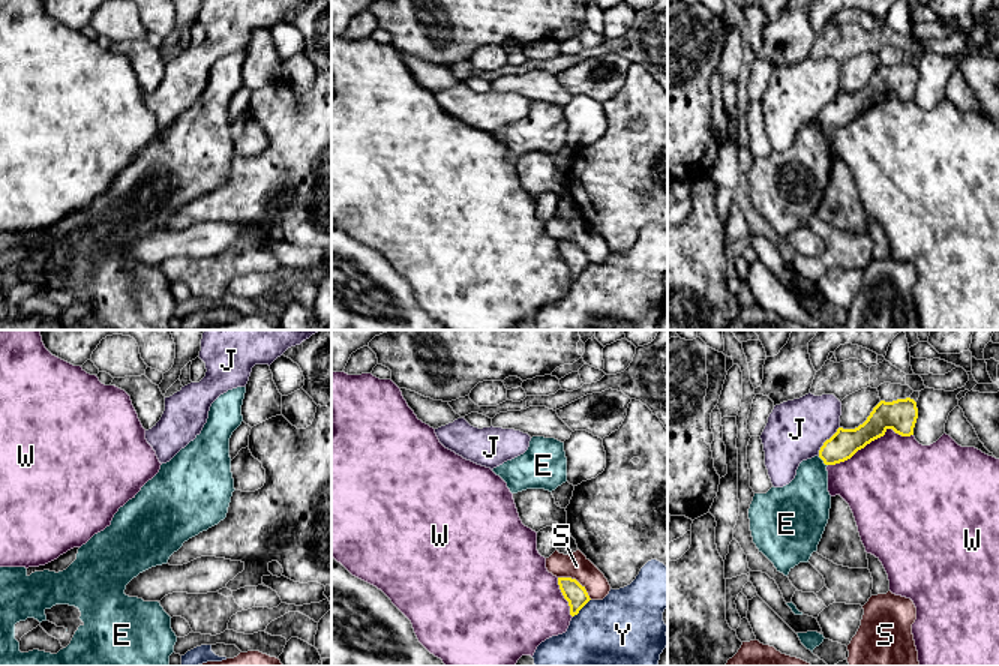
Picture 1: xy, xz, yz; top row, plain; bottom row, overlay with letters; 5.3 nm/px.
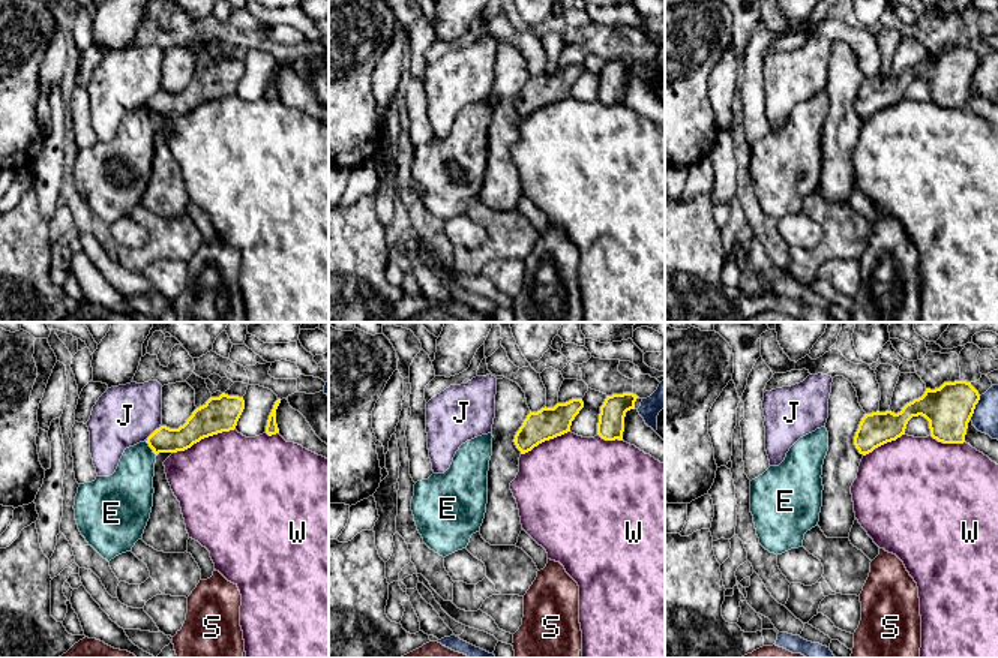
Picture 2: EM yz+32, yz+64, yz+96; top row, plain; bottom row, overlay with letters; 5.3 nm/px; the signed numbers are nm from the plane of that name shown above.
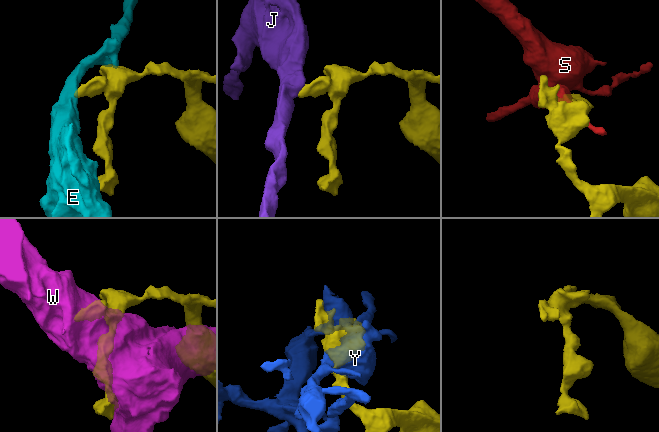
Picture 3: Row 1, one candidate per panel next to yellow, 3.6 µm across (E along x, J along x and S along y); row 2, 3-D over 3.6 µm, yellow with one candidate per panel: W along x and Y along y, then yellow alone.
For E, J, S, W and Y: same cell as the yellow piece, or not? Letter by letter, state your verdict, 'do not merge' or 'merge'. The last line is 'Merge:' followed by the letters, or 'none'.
E: do not merge
J: do not merge
S: do not merge
W: do not merge
Y: do not merge
Merge: none

